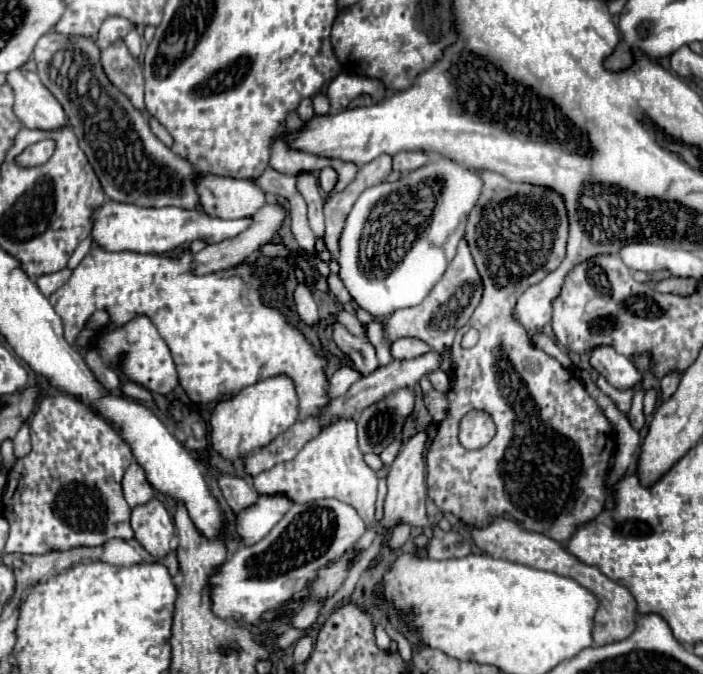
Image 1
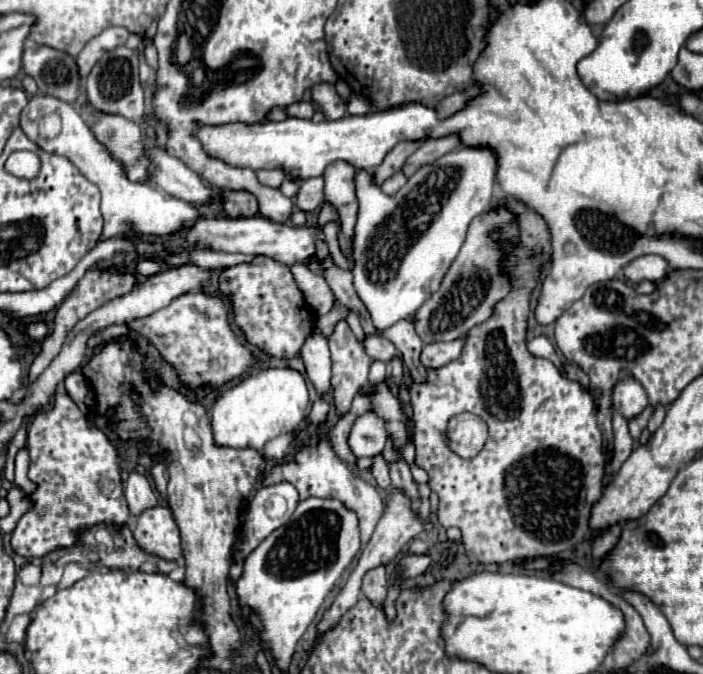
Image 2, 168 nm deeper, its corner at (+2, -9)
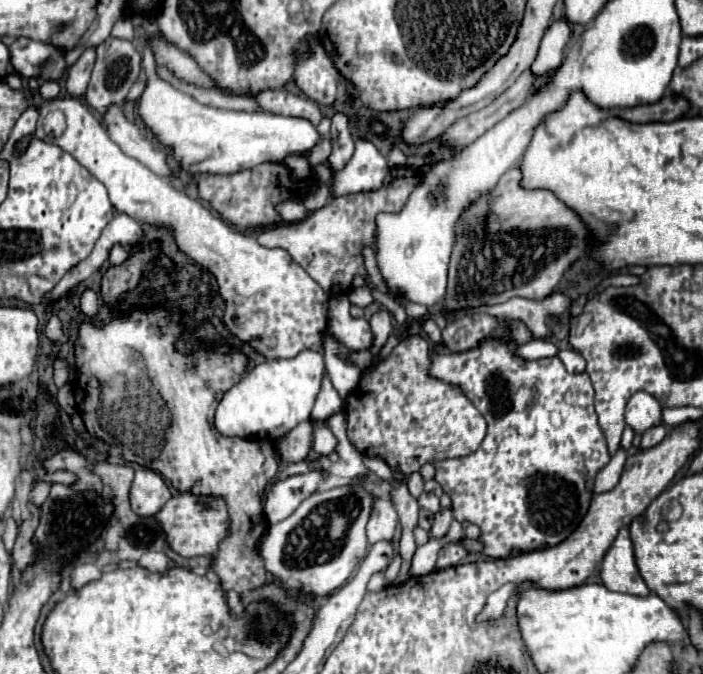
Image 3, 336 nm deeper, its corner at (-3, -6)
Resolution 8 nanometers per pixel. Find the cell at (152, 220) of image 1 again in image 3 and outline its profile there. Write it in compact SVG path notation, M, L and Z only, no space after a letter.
M403 166L403 168L391 168L391 172L385 178L385 184L375 190L375 192L359 192L359 194L345 194L345 196L337 196L331 202L327 202L323 208L315 210L313 214L309 214L303 222L291 222L291 224L277 224L277 226L269 226L263 228L257 236L257 242L261 246L267 248L283 248L291 254L293 262L299 262L299 266L303 266L307 270L307 274L311 274L311 278L315 278L315 282L319 282L319 286L327 292L327 294L343 294L351 290L351 280L355 274L365 276L365 266L363 266L363 256L361 250L363 246L375 246L375 216L379 212L399 212L405 202L407 196L411 194L411 190L419 184L421 174L415 168Z

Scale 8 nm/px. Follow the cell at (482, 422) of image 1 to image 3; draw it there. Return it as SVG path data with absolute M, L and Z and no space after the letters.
M421 336L405 338L391 356L369 368L355 392L347 398L347 436L351 444L367 454L399 466L407 476L425 462L473 454L485 434L487 422L465 394L427 374L429 342Z

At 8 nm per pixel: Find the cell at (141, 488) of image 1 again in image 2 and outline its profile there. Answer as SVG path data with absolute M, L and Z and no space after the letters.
M132 471L128 481L124 483L124 495L126 495L126 501L128 501L130 513L136 515L136 517L142 511L158 505L158 499L156 499L156 495L150 487L150 481L138 471Z

